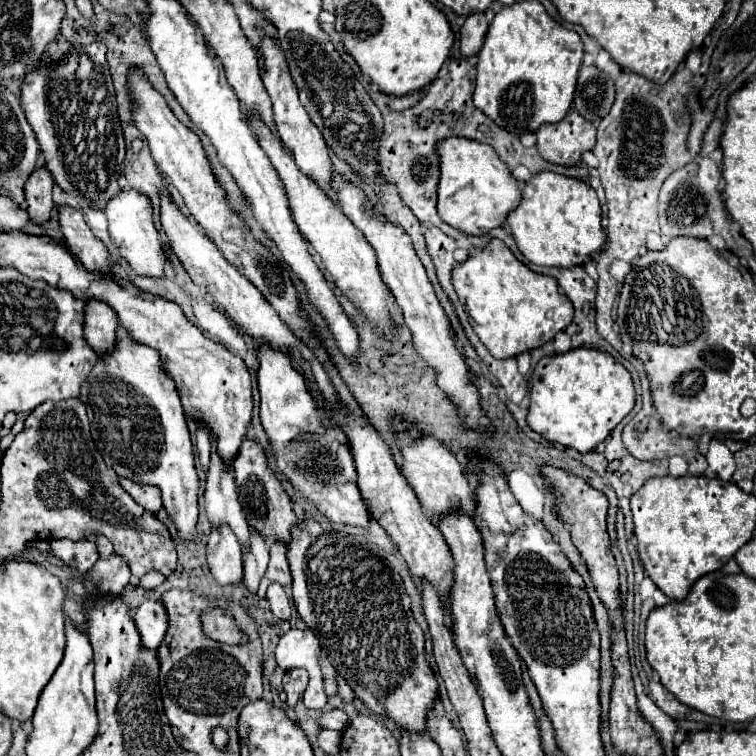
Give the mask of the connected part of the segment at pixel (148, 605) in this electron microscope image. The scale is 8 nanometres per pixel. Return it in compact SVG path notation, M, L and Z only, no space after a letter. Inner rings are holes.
M145 600L139 610L133 614L133 620L141 634L143 648L155 650L161 644L161 638L167 630L167 614L165 606L157 600Z

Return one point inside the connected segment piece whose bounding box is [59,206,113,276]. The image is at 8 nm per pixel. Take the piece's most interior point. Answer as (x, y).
(82, 243)

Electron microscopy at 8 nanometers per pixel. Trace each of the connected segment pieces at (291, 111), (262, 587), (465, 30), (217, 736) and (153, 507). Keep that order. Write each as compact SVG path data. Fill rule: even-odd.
M263 38L261 42L261 58L265 58L265 70L263 70L263 84L273 100L273 120L277 126L277 134L283 142L283 146L293 154L297 166L305 170L307 176L311 176L327 194L333 194L331 190L331 178L333 178L333 164L327 154L325 140L317 126L311 122L305 106L299 100L297 86L289 74L285 56L281 54L281 48L275 44L273 38Z
M271 542L269 544L269 552L271 552L271 560L269 560L267 572L261 578L257 592L259 598L265 596L270 582L277 580L283 586L291 586L291 582L293 582L291 570L289 570L289 562L285 558L285 542Z
M475 12L465 20L465 24L461 28L461 38L459 38L459 42L461 42L459 48L465 58L479 54L479 50L483 46L483 38L487 34L487 28L489 28L489 22L487 22L485 14Z
M213 728L213 734L211 734L211 738L213 738L213 746L217 746L219 750L225 751L227 749L228 743L228 735L225 732L225 728Z
M119 478L119 484L123 486L123 490L127 490L131 494L131 498L143 506L149 512L159 512L161 504L161 490L157 490L155 486L141 486L139 482L129 482L127 478Z

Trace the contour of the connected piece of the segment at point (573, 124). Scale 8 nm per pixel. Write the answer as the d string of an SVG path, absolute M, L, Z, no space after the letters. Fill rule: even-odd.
M571 110L559 124L539 128L537 148L541 158L551 164L575 166L581 162L581 154L595 146L595 134L595 126Z

